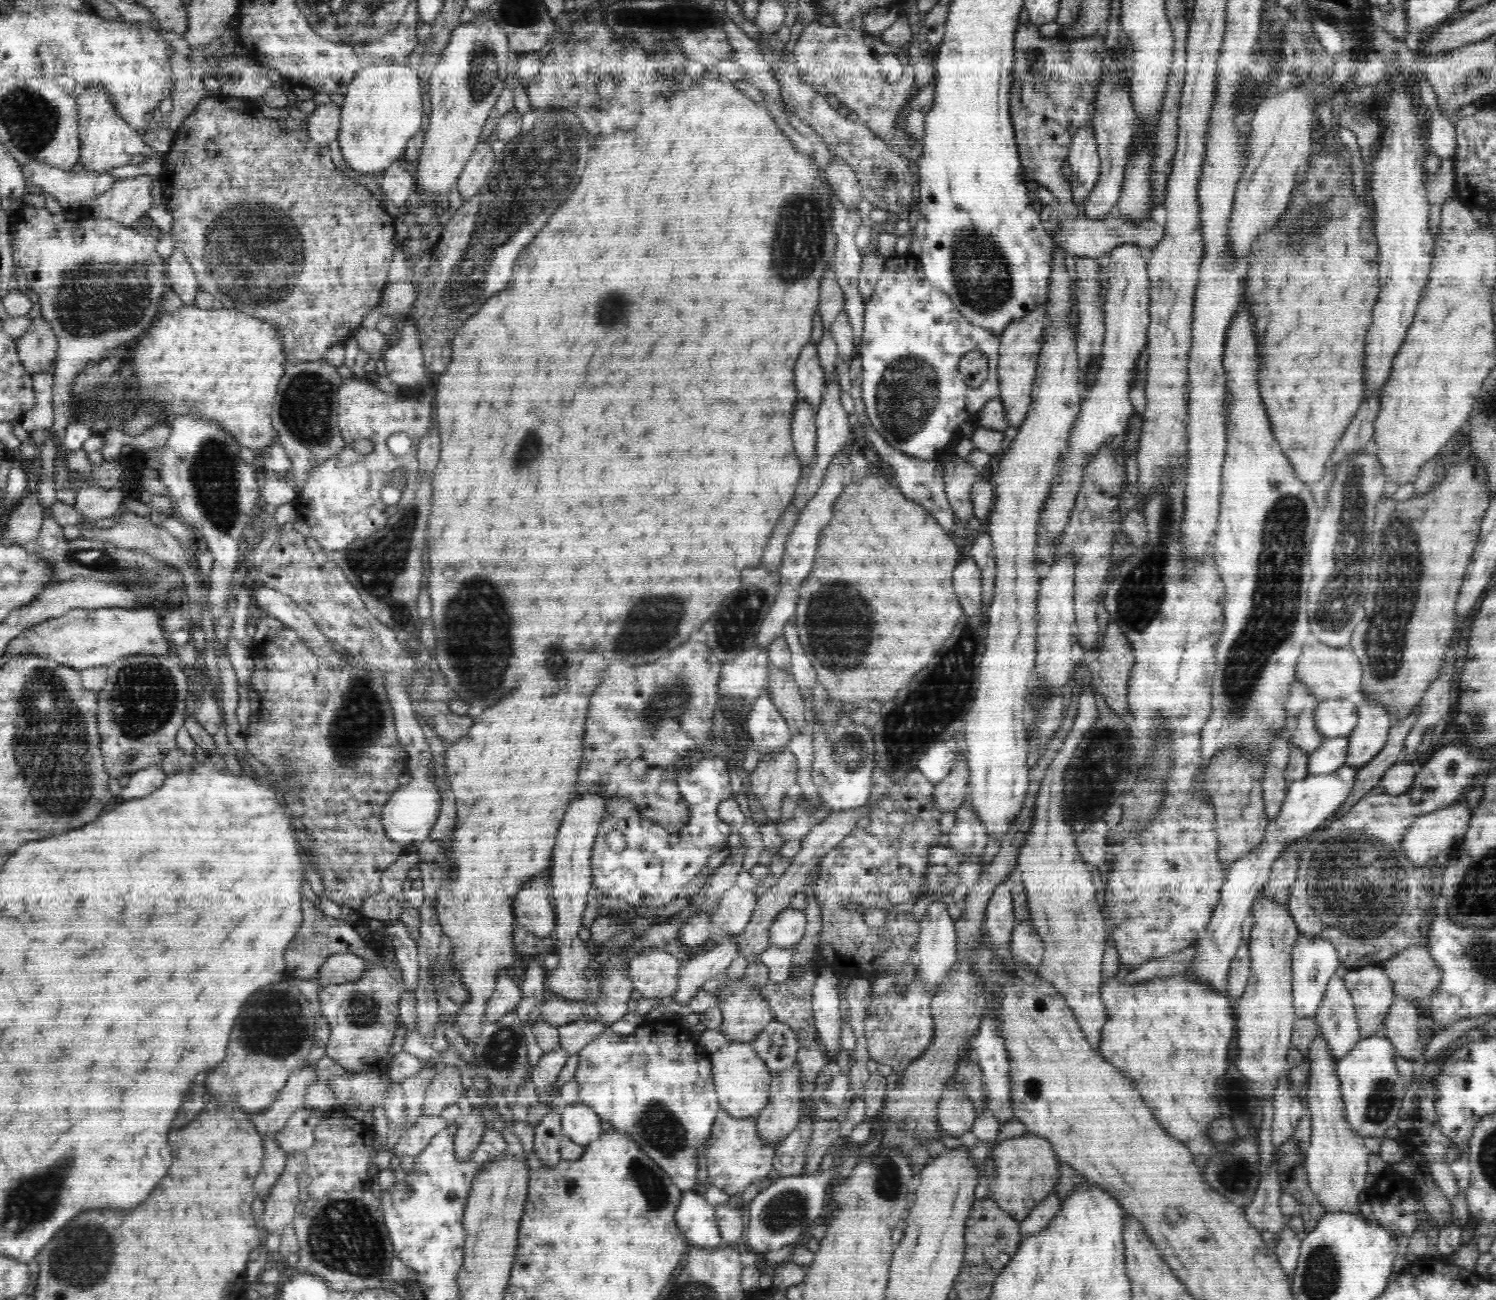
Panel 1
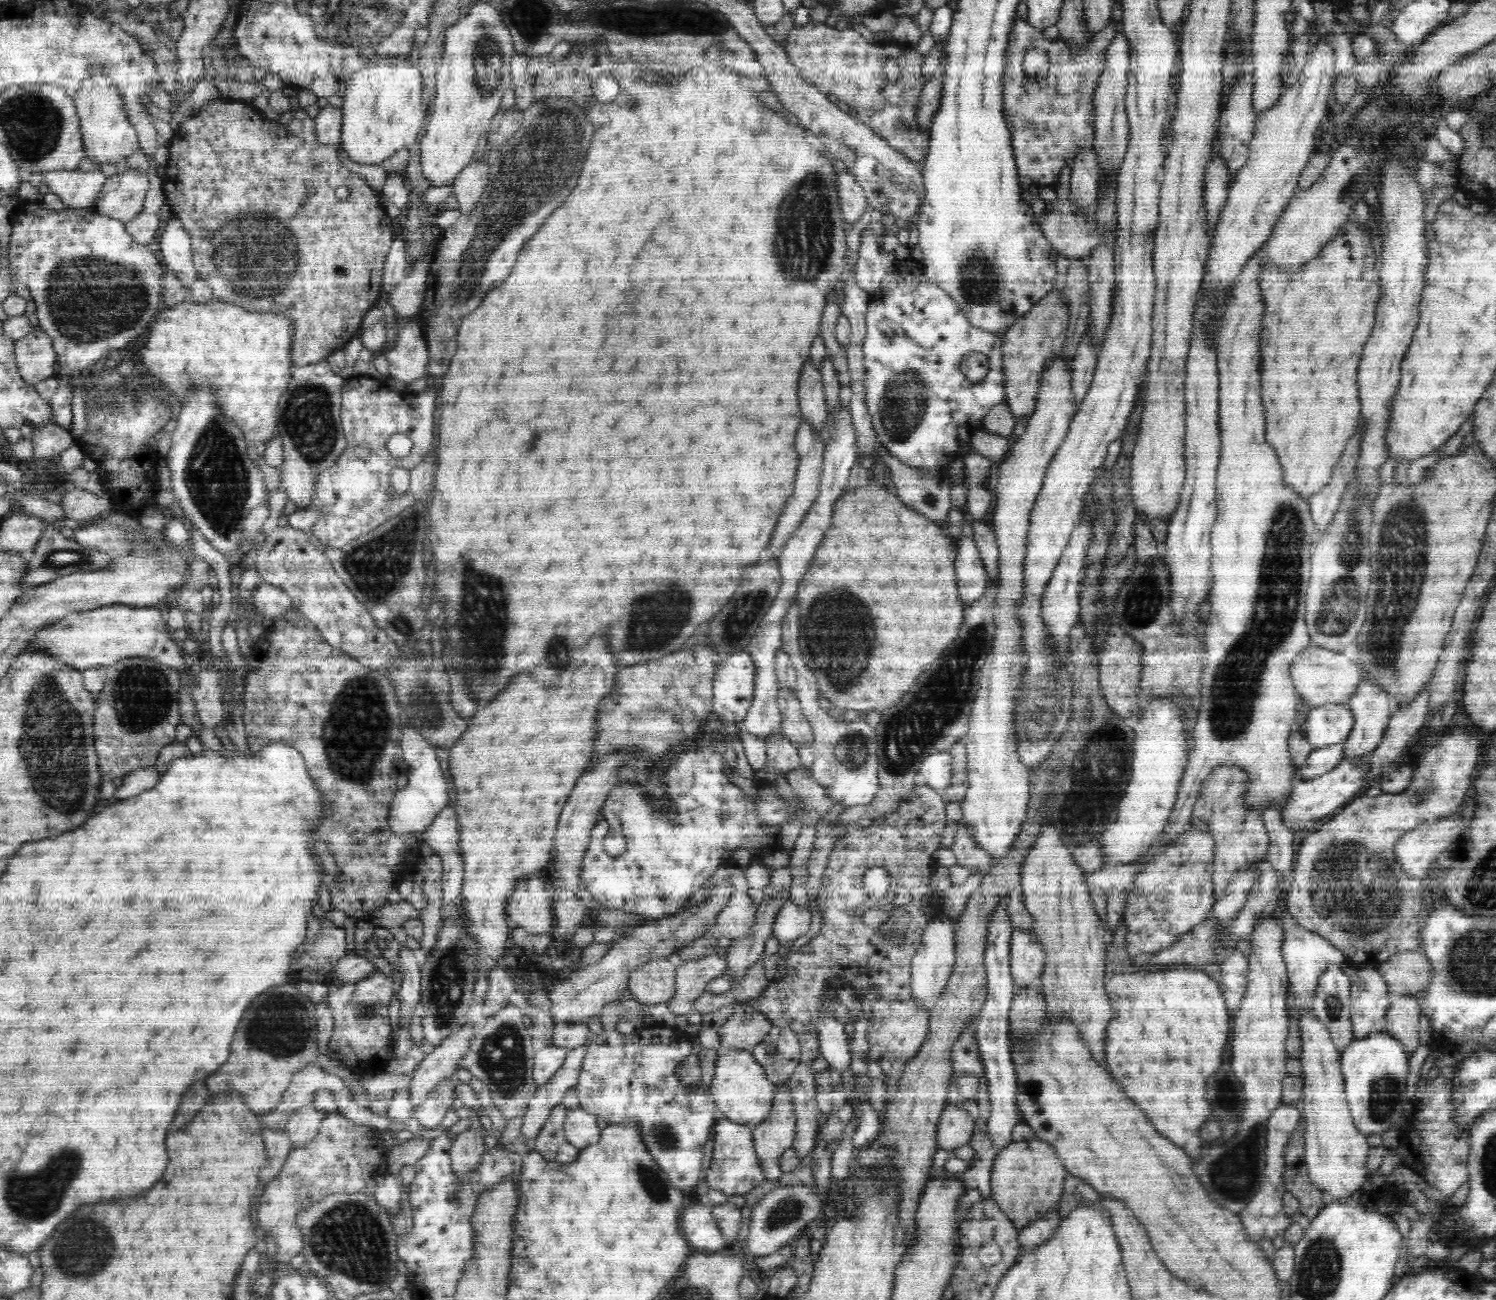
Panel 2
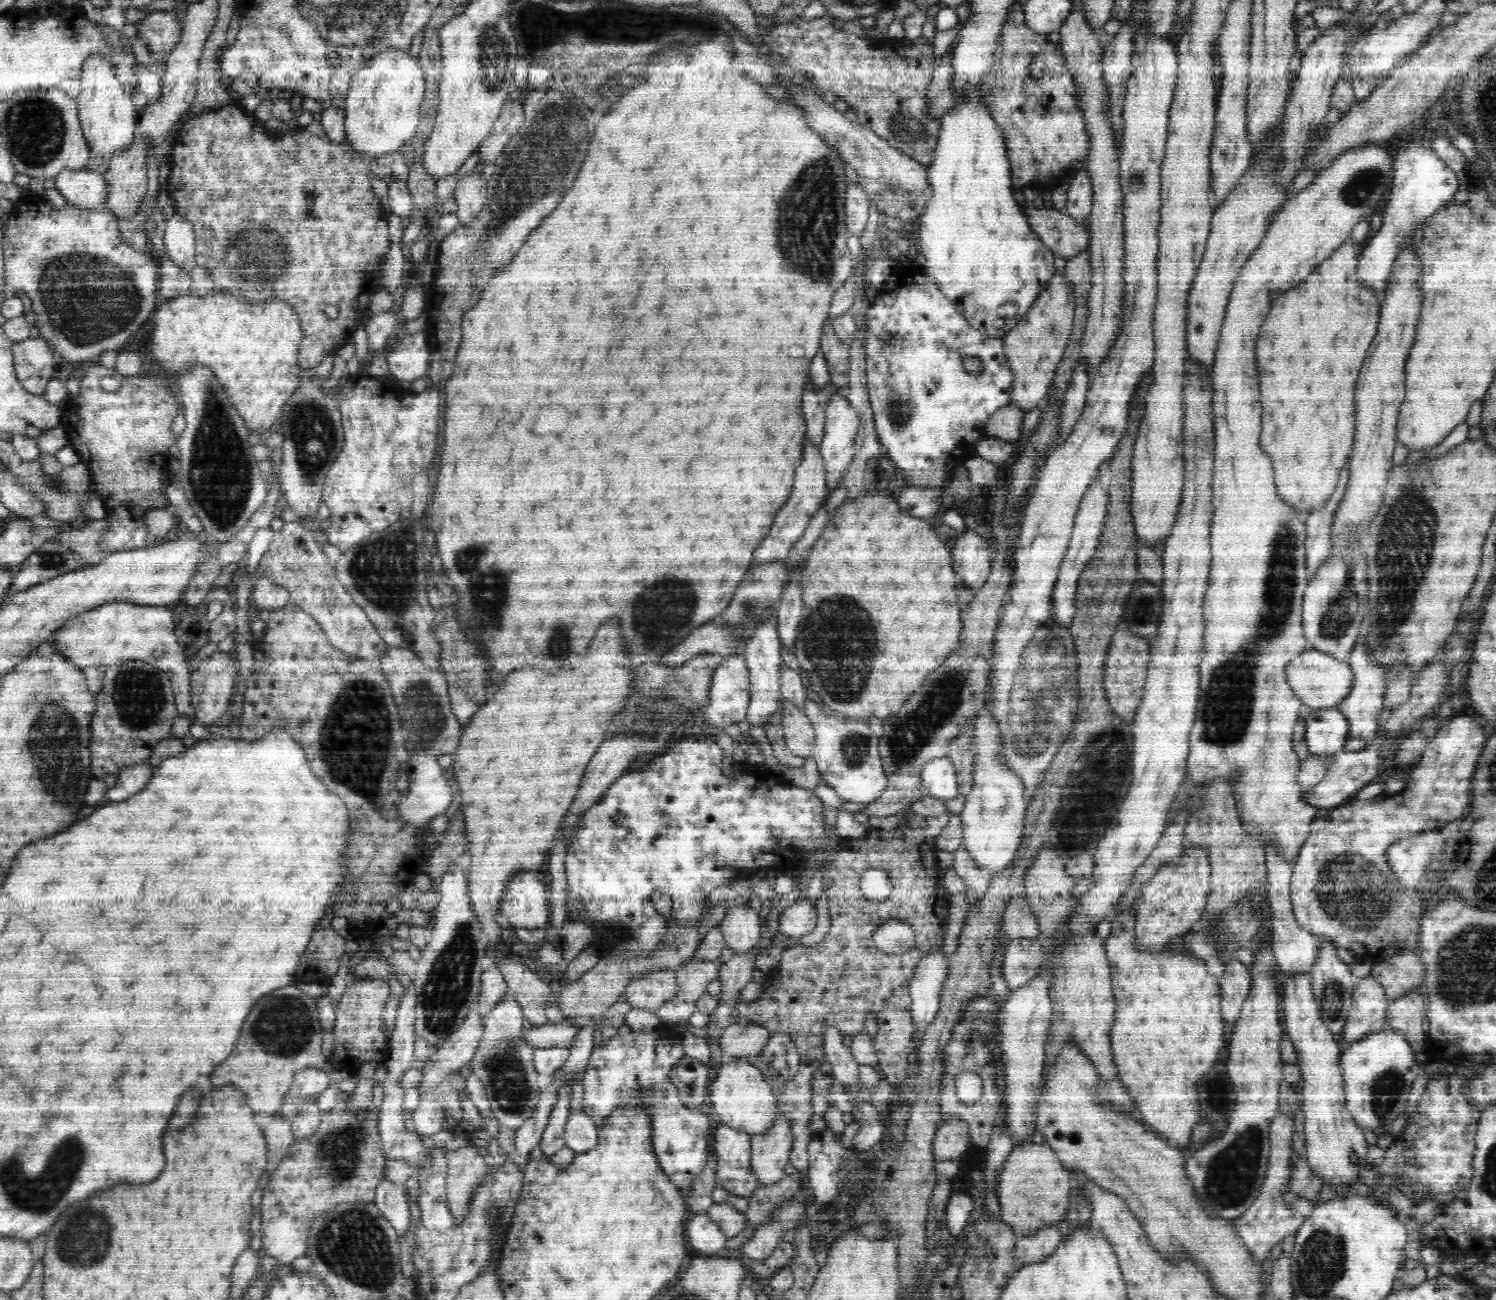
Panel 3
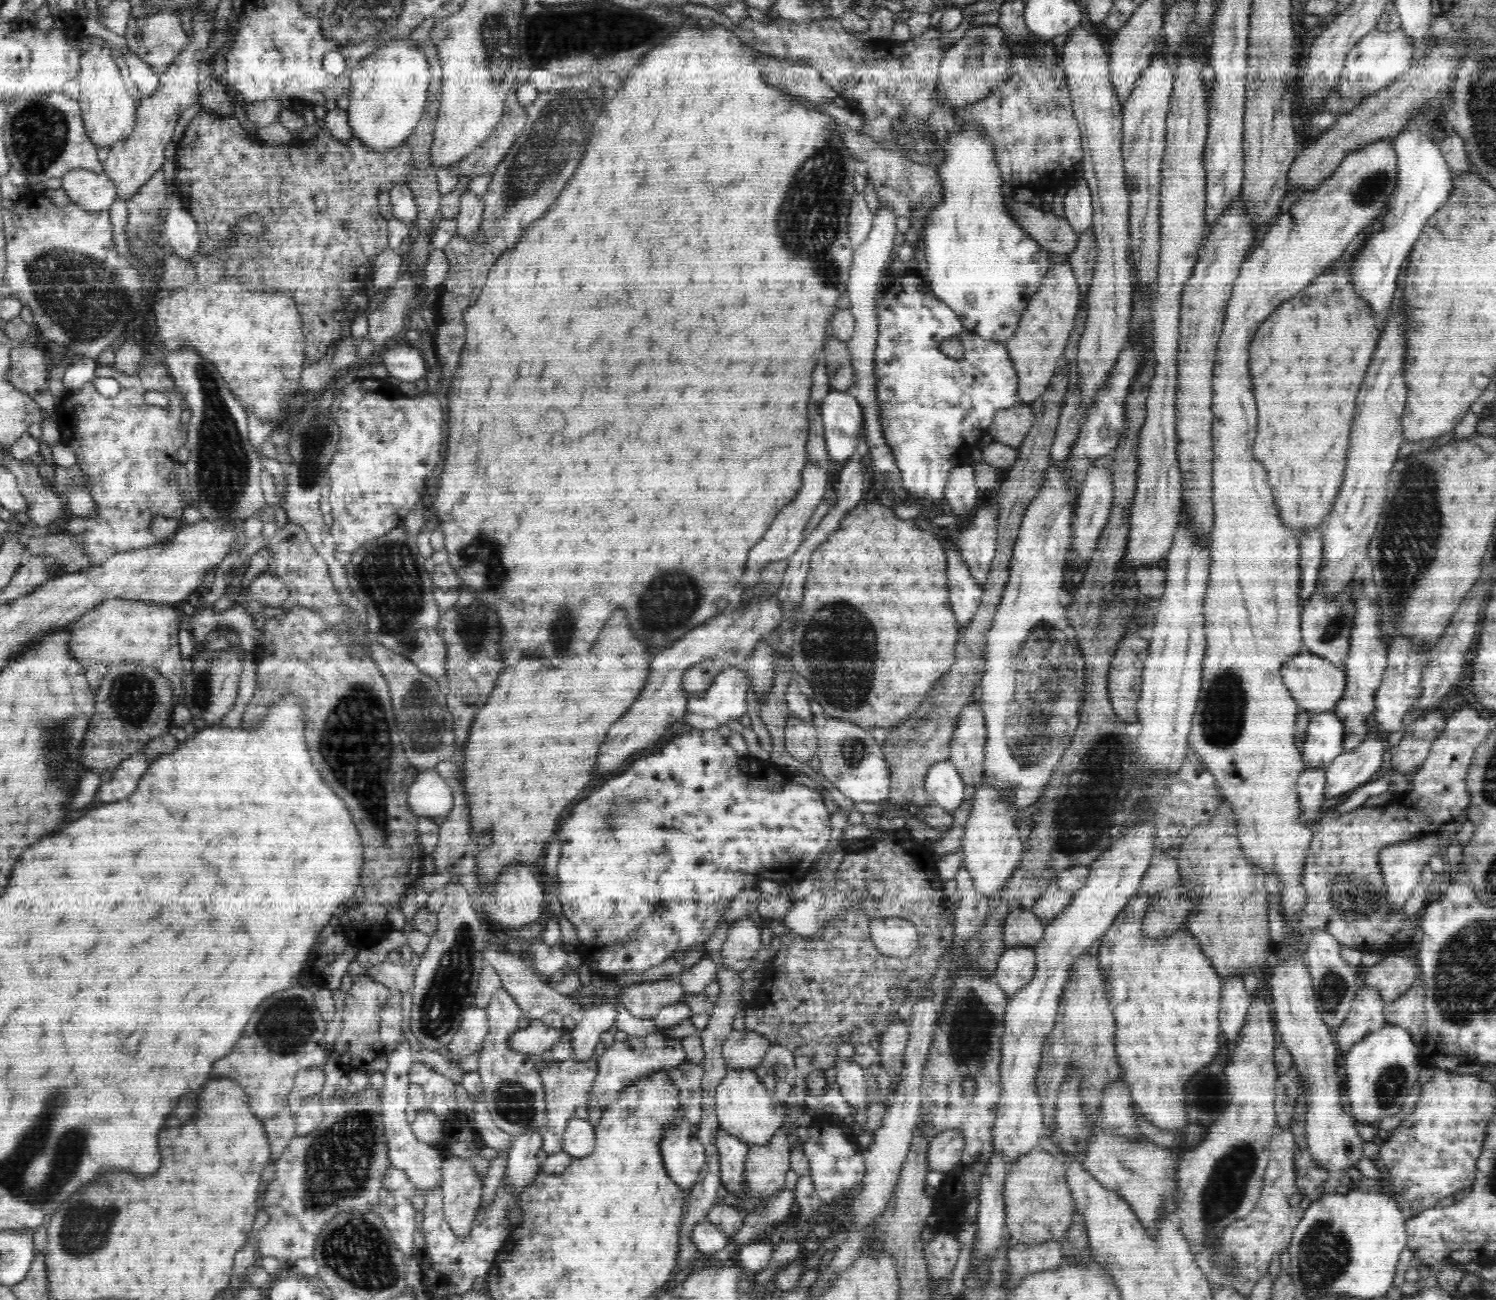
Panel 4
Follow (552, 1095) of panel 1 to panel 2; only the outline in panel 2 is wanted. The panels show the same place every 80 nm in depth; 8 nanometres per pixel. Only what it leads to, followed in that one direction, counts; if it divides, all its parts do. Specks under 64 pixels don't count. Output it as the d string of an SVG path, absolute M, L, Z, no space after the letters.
M537 1046L533 1058L533 1079L537 1086L547 1083L564 1064L569 1050L561 1046Z

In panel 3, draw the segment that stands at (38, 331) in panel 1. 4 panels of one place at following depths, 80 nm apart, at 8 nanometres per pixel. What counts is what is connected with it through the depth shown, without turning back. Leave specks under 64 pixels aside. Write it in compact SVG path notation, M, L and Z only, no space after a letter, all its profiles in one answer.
M28 337L14 342L11 350L14 355L14 368L17 379L26 390L40 398L44 397L46 384L54 376L56 364L52 361L52 351L47 339Z

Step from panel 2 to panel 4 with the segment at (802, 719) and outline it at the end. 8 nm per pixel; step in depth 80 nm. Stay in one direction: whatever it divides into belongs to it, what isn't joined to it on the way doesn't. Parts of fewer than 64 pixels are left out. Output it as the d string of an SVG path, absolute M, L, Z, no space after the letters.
M792 712L786 723L786 748L790 756L802 762L810 762L817 757L818 739L815 726L794 717Z

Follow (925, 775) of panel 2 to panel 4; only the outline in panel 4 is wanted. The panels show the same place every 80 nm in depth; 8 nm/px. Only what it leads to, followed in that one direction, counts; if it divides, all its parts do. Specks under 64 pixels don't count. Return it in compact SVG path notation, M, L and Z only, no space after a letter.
M937 761L925 777L925 792L933 804L946 812L954 812L964 802L964 788L960 773L948 761Z

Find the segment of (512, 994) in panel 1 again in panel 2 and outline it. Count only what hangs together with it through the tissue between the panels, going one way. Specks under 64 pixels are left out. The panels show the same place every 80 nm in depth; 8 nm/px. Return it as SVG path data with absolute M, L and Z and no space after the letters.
M492 967L481 1013L486 1018L496 1014L498 1009L510 1002L510 994L514 991L516 991L515 984L509 973L500 967Z

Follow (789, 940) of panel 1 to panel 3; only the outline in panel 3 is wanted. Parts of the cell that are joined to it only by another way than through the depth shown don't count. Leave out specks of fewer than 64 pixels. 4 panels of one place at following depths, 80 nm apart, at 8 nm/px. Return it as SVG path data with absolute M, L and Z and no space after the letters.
M798 899L792 906L784 908L779 916L779 931L788 938L798 938L814 931L818 918L816 907L809 899Z

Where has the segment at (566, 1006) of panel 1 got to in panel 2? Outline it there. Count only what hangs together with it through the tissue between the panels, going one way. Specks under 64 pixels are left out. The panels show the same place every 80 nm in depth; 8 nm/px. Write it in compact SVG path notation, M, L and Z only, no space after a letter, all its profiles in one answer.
M724 881L711 888L711 893L704 901L691 909L658 920L656 923L645 923L635 927L621 938L616 938L606 954L593 965L578 969L547 994L552 1003L550 1015L558 1023L585 1022L590 1016L601 1016L602 1008L614 998L622 998L622 992L628 986L630 972L636 966L650 962L651 959L668 958L677 961L678 950L702 938L707 934L708 926L716 925L716 916L724 910L728 900L734 893L730 881Z

